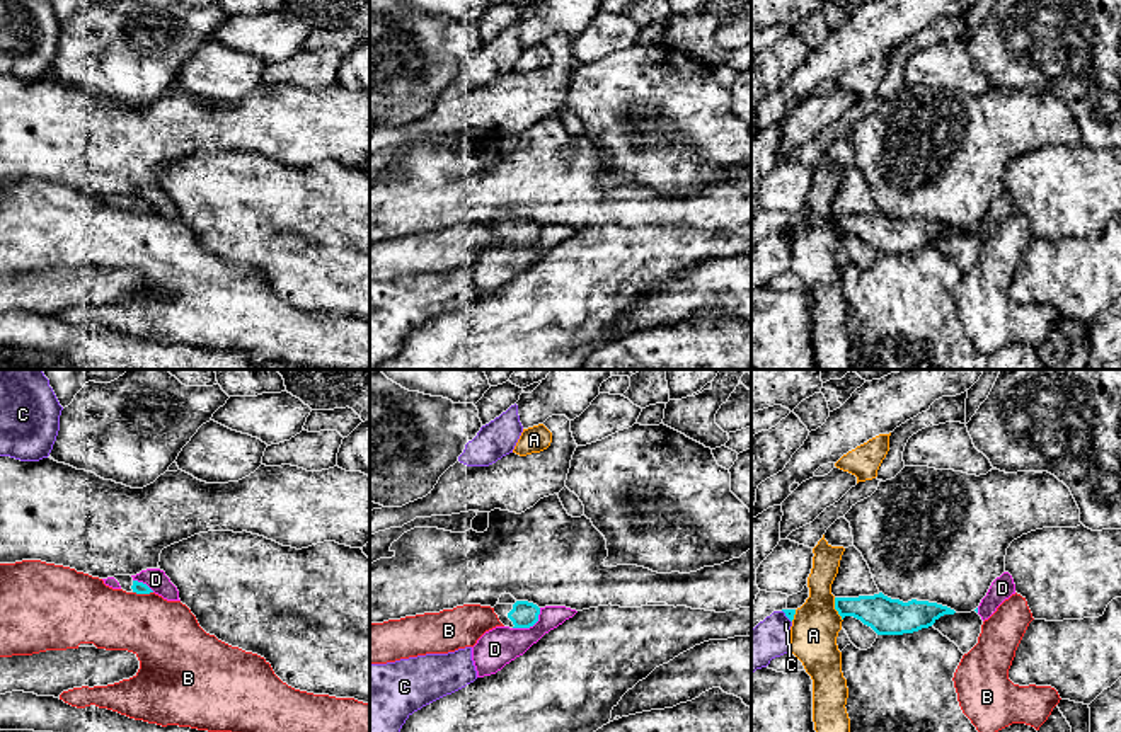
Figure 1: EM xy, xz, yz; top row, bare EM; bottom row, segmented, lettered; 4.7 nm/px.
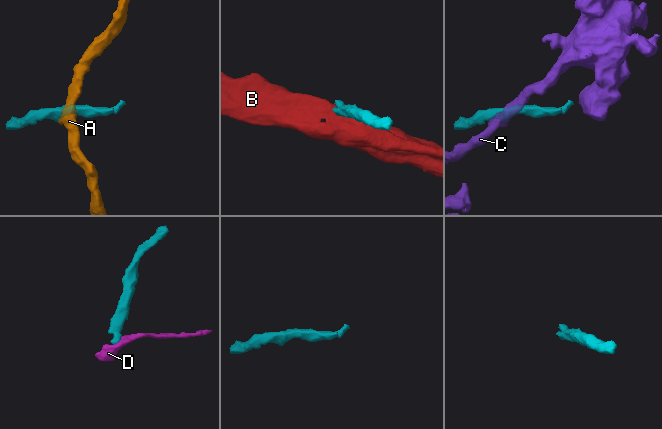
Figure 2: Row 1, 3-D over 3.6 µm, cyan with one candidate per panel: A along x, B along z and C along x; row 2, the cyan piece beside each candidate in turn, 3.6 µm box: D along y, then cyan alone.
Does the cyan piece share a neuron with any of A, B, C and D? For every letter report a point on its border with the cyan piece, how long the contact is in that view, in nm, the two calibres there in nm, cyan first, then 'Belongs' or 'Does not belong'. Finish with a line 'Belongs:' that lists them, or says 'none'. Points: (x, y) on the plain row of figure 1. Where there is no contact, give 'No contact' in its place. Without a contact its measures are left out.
A: Touches cyan at yz (835, 227). Shared border 120 nm. Thickness 180 nm (cyan) against 220 nm. Does not belong
B: Touches cyan at xy (143, 211). Shared border 100 nm. Thickness 60 nm (cyan) against 320 nm. Does not belong
C: Touches cyan at yz (786, 234). Shared border 80 nm. Thickness 50 nm (cyan) against 190 nm. Does not belong
D: Touches cyan at xz (530, 244). Shared border 170 nm. Thickness 130 nm (cyan) against 180 nm. Belongs
Belongs: D

